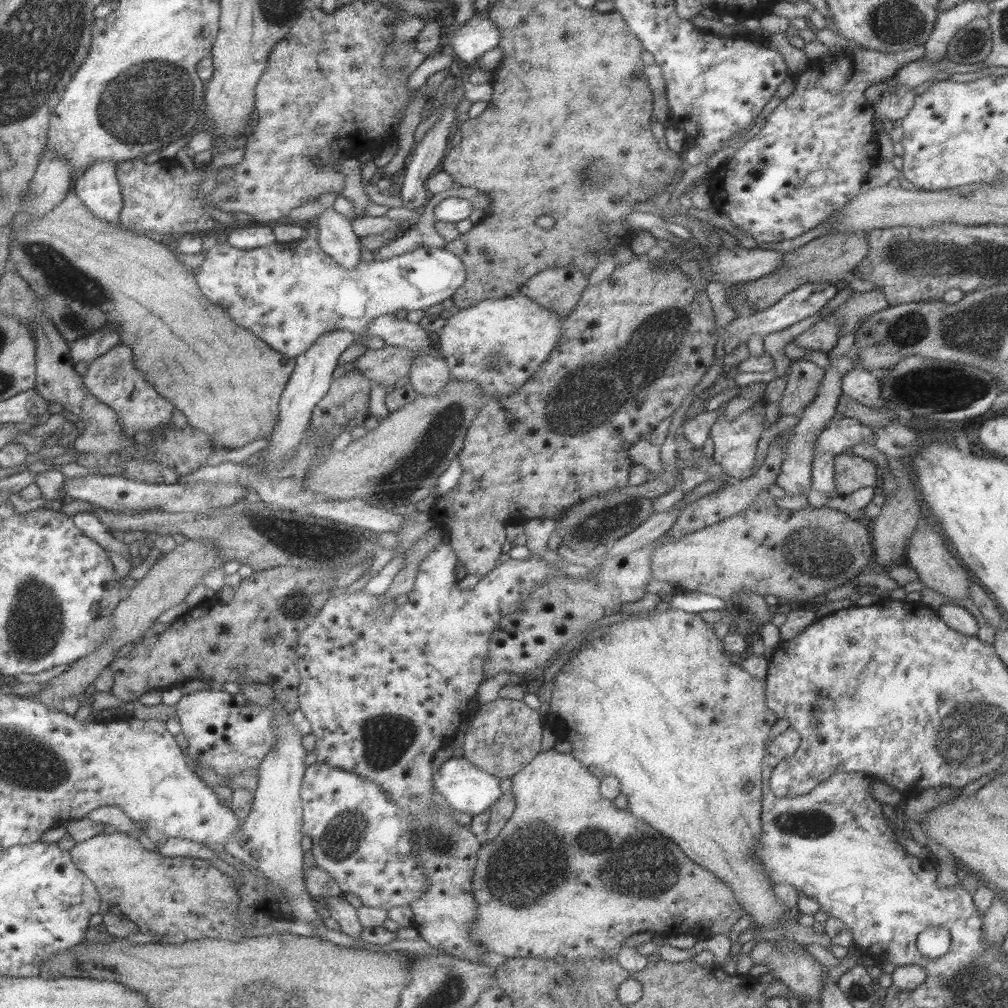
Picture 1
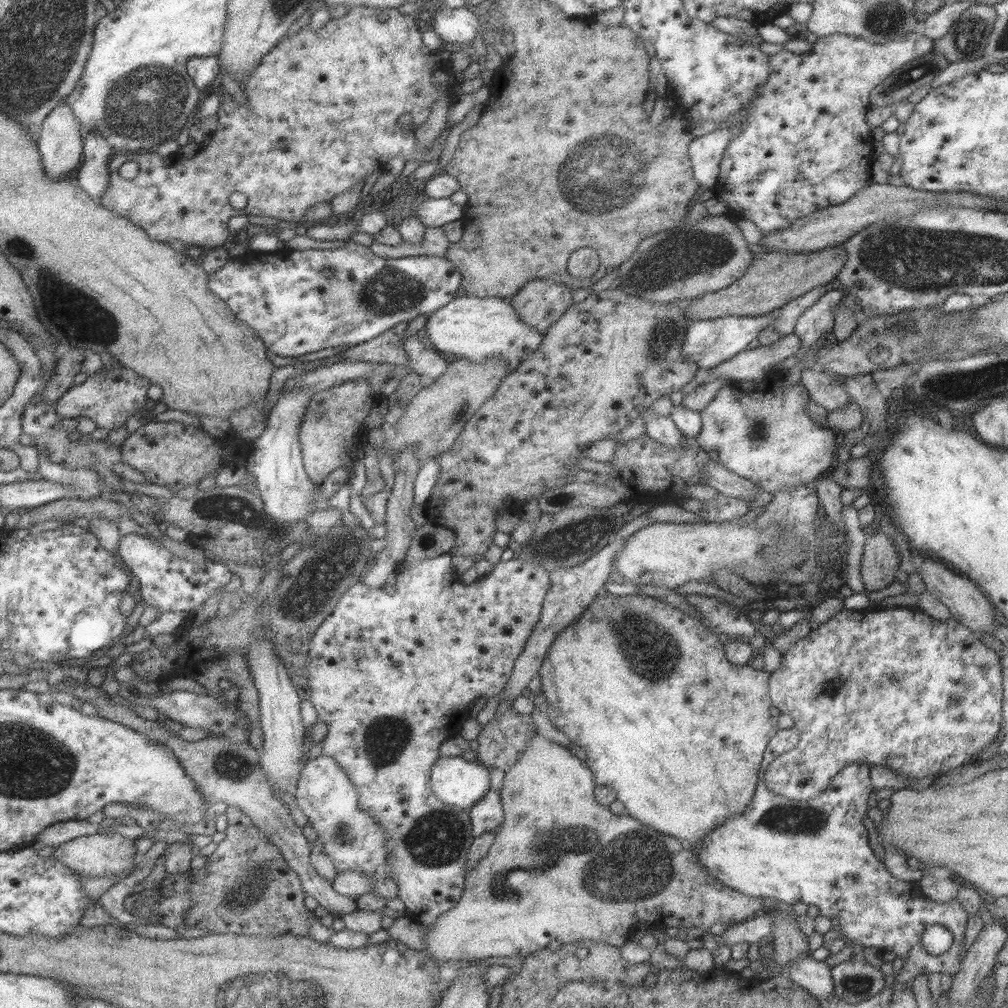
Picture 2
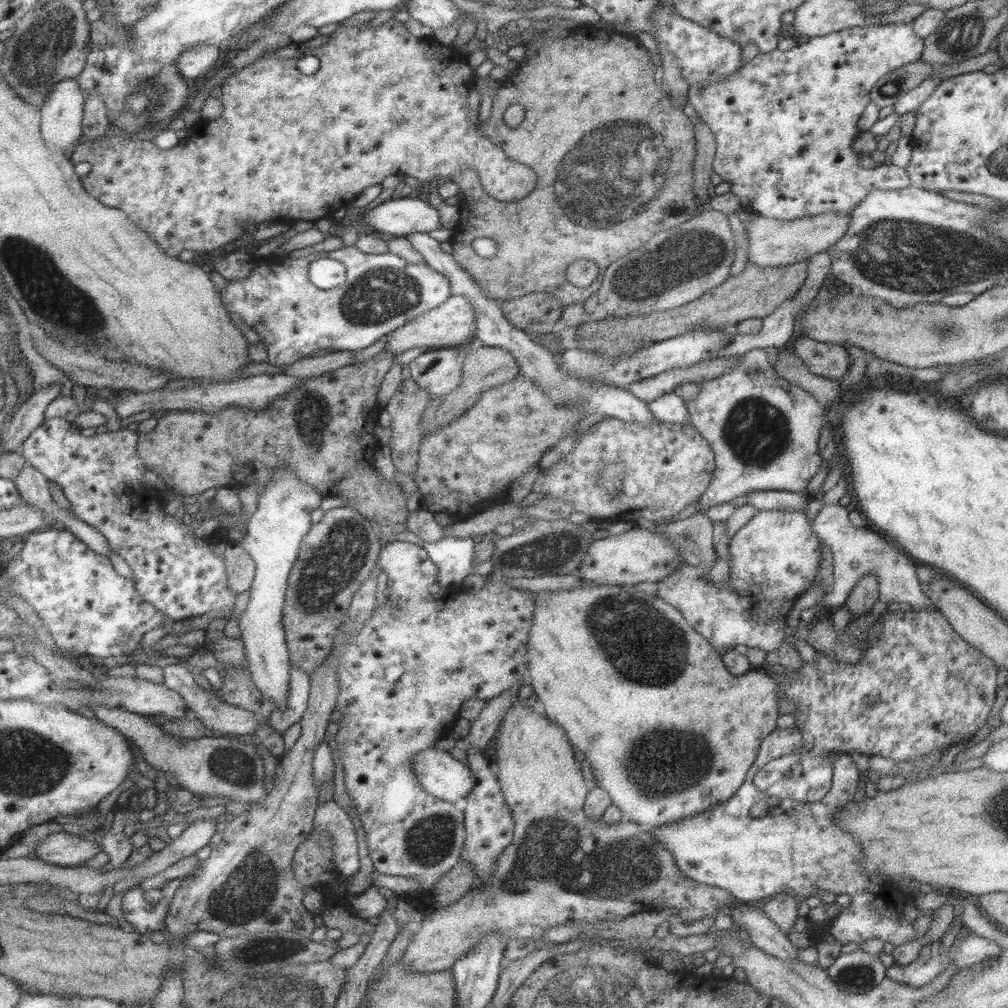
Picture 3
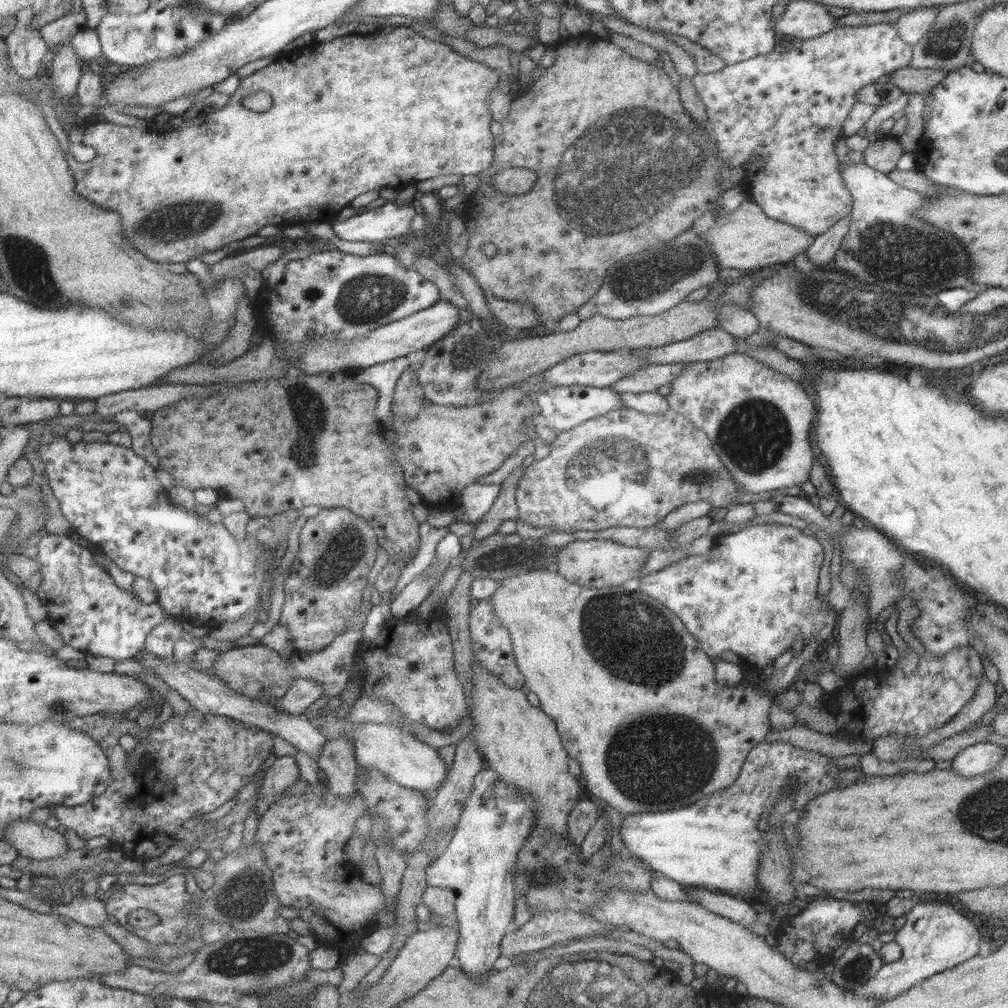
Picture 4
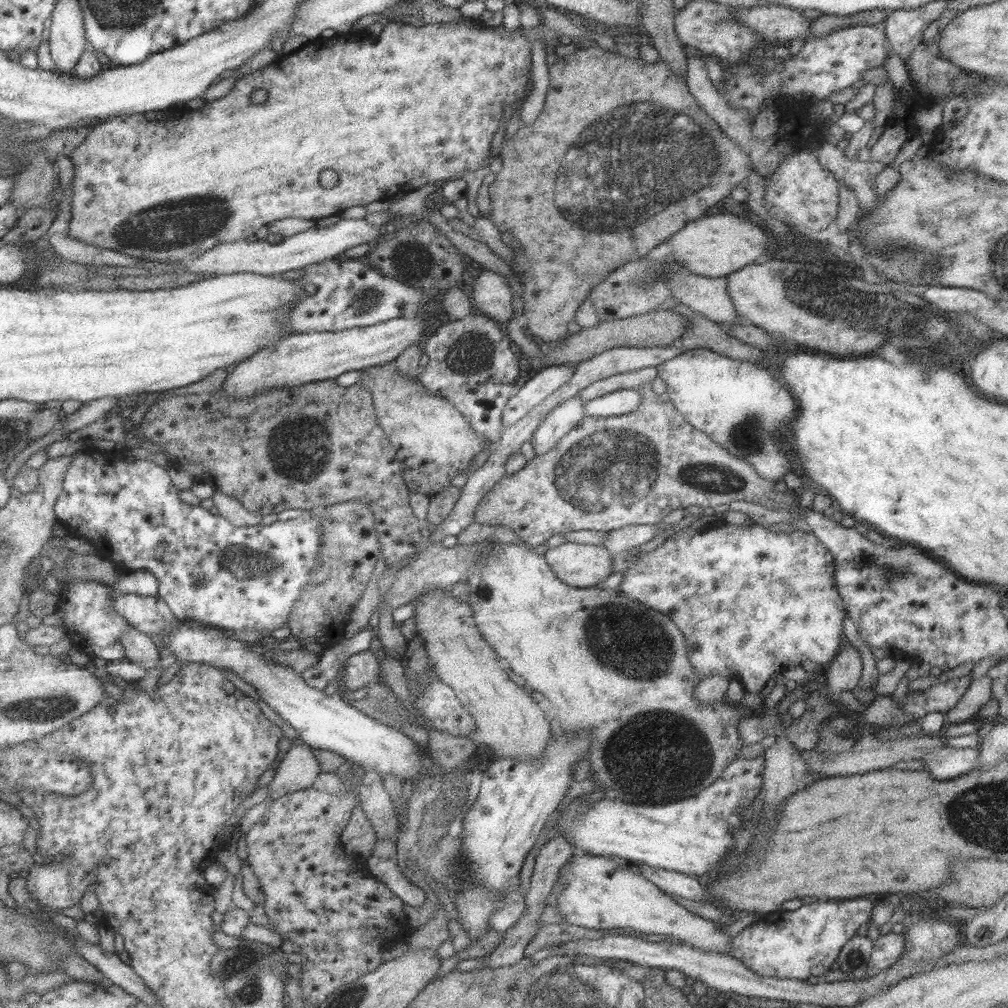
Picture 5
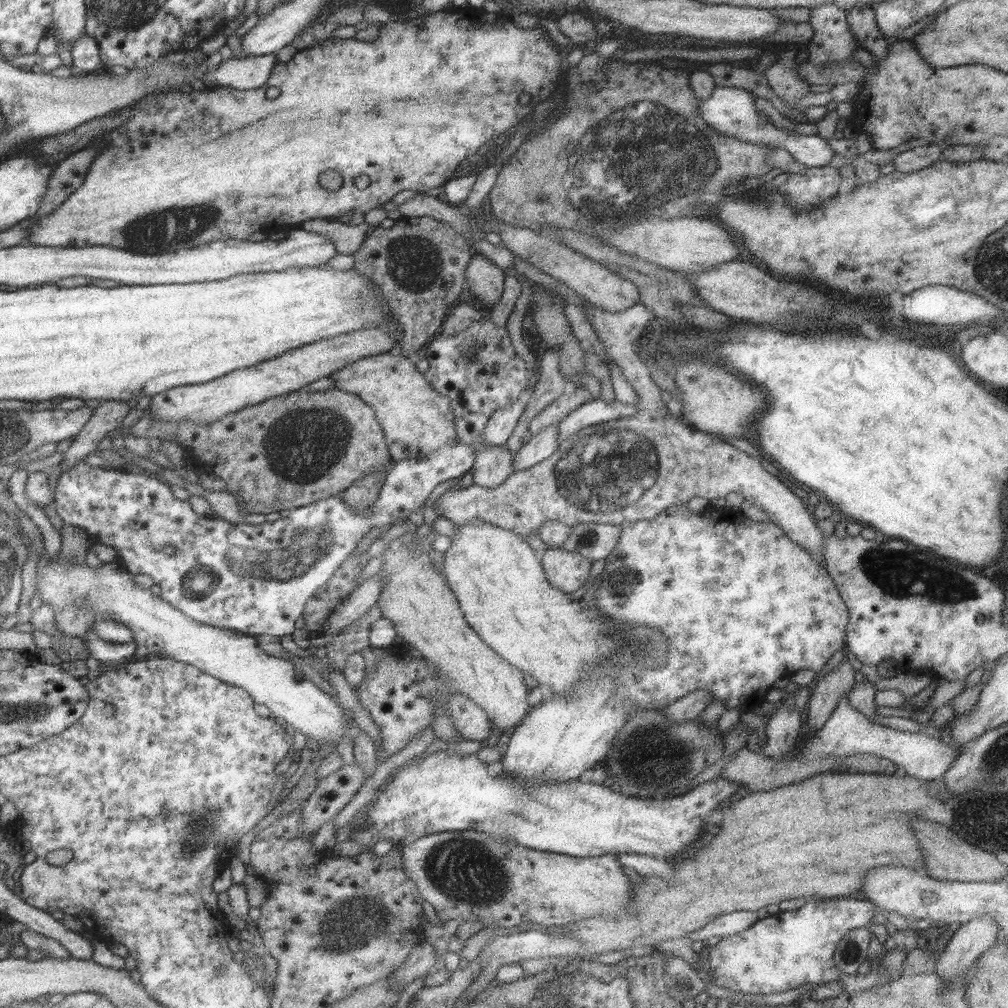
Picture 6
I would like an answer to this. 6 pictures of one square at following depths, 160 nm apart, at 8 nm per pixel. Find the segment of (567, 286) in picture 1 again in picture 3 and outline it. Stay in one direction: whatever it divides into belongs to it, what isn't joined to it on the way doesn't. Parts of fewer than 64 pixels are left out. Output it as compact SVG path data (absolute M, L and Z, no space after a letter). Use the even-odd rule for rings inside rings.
M531 292L515 300L502 301L499 305L503 316L515 328L553 337L559 315L563 310L559 301L546 292Z

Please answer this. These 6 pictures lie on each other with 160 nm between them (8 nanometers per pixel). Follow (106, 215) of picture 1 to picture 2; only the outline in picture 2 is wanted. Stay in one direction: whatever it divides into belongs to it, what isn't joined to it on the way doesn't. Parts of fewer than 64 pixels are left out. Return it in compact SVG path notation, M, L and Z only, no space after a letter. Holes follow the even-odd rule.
M89 129L88 132L83 133L83 164L79 171L75 172L75 181L79 188L87 192L96 202L107 188L109 174L106 162L113 148L96 130Z

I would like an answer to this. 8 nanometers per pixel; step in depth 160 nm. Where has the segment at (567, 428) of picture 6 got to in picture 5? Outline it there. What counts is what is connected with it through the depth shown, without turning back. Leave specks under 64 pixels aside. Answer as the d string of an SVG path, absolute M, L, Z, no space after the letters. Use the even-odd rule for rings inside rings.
M635 388L619 389L615 392L602 394L583 403L584 416L619 416L637 408L641 395Z

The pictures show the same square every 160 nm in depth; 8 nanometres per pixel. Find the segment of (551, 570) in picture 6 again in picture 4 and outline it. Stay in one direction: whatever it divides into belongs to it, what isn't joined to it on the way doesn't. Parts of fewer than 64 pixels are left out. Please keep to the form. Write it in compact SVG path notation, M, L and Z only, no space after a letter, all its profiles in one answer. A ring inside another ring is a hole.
M575 539L563 546L555 558L556 573L562 576L565 581L577 584L581 587L602 588L615 587L619 589L621 584L636 577L641 570L647 552L639 547L627 547L623 544L617 544L613 540L590 539L586 542Z

